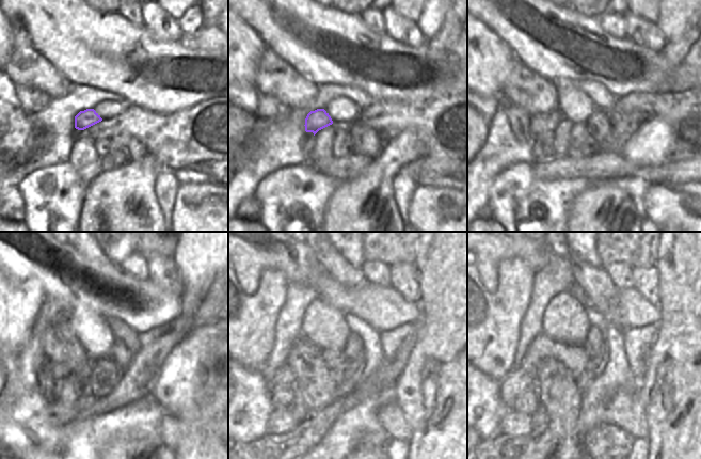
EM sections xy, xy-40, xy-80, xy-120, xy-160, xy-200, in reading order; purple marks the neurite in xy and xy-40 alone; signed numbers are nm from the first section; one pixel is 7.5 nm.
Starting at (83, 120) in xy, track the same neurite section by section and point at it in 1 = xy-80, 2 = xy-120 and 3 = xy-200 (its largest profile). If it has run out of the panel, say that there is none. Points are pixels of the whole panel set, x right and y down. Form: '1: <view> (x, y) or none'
1: xy-80 (539, 125)
2: xy-120 (49, 373)
3: xy-200 (518, 380)

